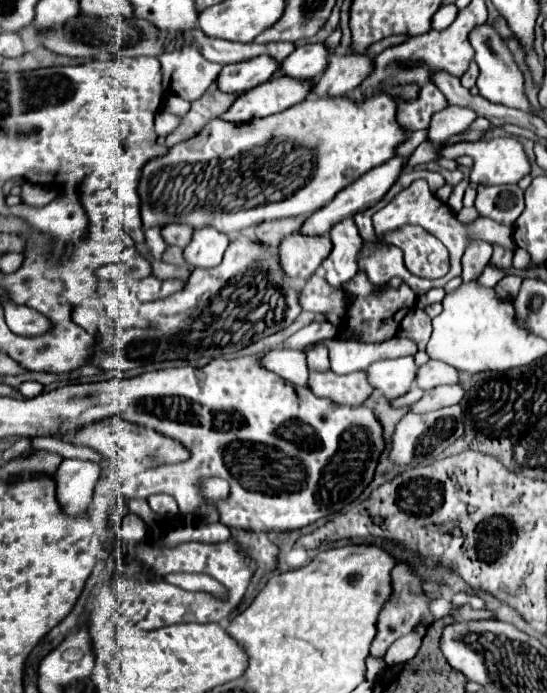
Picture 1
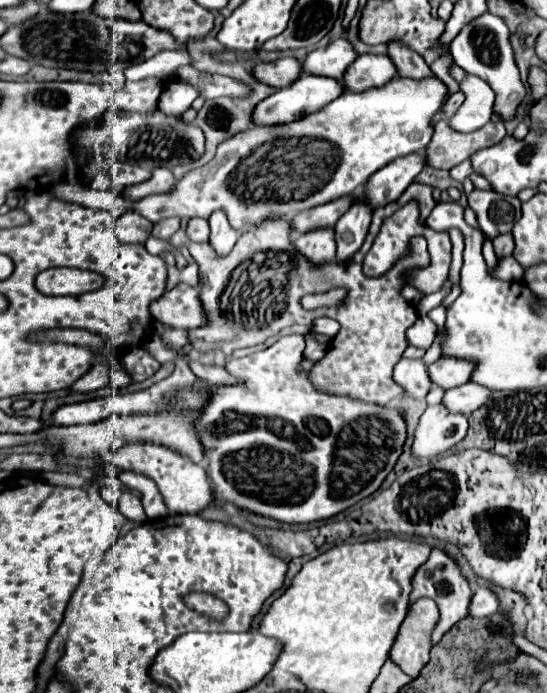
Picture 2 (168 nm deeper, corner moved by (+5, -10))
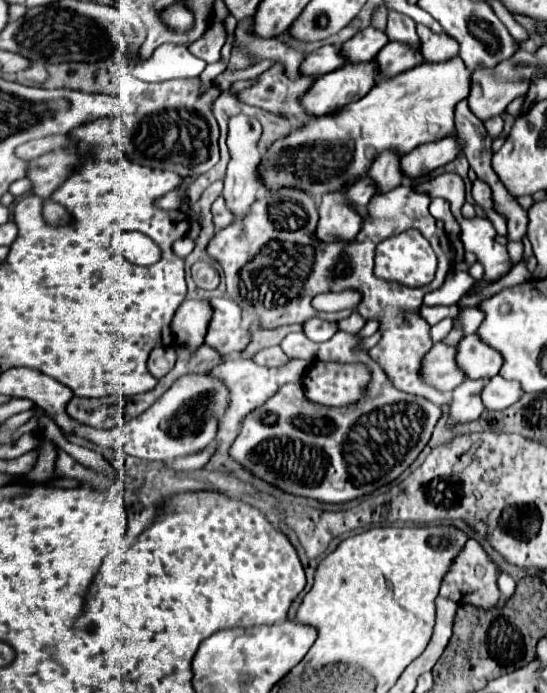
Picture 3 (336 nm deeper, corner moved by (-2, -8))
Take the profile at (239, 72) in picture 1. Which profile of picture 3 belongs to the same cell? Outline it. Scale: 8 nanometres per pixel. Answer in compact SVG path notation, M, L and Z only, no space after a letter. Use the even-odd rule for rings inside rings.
M322 46L314 52L310 52L302 64L300 64L300 74L302 76L322 76L322 74L328 74L336 68L344 66L344 60L338 56L338 48L336 46Z

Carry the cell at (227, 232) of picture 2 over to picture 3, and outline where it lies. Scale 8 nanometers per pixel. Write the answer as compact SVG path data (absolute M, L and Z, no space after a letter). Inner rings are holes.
M238 114L234 118L230 118L230 130L228 130L228 146L230 146L230 166L226 170L226 178L224 178L224 188L222 188L222 196L226 200L226 206L230 206L230 212L234 214L234 222L246 218L246 214L250 212L250 206L256 200L258 188L260 188L260 180L256 174L256 166L260 162L260 152L256 148L256 142L262 134L262 126L256 118Z

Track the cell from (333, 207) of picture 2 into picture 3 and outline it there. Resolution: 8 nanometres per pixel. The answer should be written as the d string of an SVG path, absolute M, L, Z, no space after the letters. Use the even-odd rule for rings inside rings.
M364 176L360 182L348 186L344 196L354 208L356 206L366 206L370 202L370 198L374 196L374 184L372 184L372 180L368 176Z

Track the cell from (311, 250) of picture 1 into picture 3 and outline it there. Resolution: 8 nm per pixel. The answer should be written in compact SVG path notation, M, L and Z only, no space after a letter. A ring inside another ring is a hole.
M344 192L324 194L318 206L318 230L316 238L322 242L338 242L338 240L354 240L360 232L360 216L356 208L352 208L344 200Z

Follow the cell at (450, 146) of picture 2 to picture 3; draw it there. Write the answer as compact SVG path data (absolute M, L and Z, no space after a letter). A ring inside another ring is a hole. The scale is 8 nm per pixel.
M500 116L490 118L490 120L486 122L486 132L490 134L490 138L498 138L498 136L502 134L502 128L504 128L504 120L502 120Z

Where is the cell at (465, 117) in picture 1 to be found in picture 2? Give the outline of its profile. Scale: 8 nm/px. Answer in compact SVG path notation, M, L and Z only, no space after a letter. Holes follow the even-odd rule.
M467 74L463 78L461 90L465 94L465 102L459 112L449 120L451 128L455 128L457 132L473 132L483 128L491 120L495 92L485 80L473 74Z

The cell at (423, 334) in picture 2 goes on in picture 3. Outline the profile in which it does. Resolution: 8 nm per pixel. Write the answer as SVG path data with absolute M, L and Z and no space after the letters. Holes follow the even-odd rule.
M444 318L444 320L440 320L438 324L434 324L432 328L430 328L430 338L432 338L432 342L440 342L442 338L446 338L446 334L452 330L452 318Z

